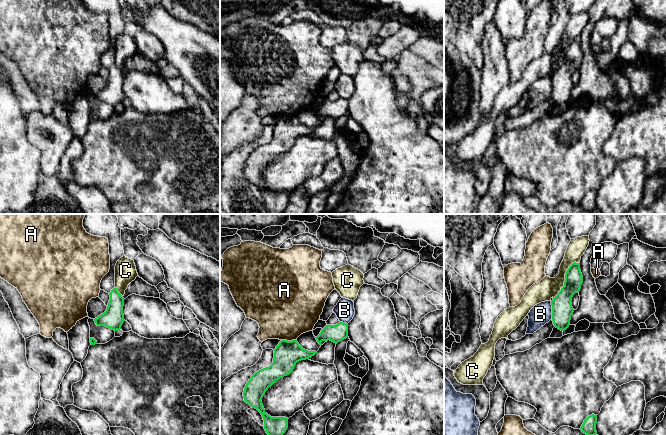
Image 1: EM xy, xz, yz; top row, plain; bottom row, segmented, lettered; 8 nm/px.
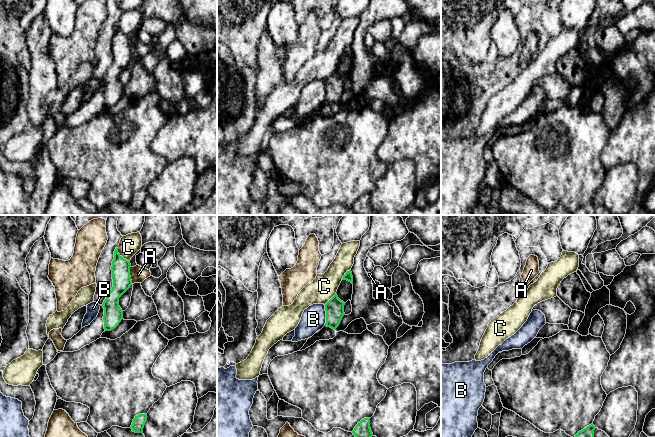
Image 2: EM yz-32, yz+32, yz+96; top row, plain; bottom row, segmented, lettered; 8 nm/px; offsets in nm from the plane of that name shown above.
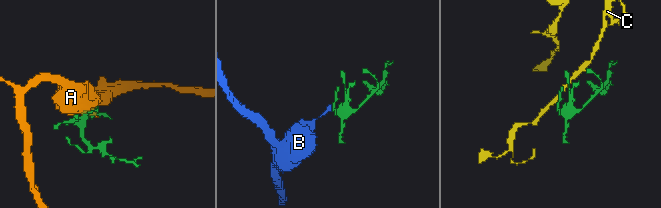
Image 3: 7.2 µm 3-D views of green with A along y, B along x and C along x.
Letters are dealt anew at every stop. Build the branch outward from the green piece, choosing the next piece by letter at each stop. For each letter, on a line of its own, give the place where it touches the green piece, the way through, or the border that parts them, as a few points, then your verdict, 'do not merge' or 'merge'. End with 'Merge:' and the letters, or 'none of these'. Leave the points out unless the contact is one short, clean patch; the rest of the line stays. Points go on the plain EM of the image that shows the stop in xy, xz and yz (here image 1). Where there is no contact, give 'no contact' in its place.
A: xz (289, 117) | do not merge
B: yz (552, 86) | along yz (550, 77), (552, 94) | do not merge
C: yz (565, 53) | do not merge
Merge: none of these

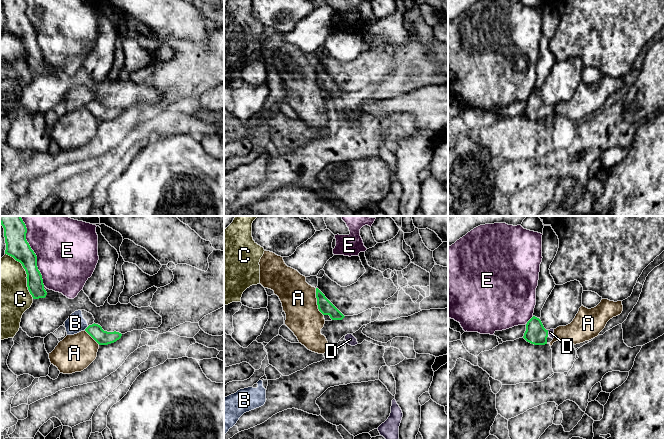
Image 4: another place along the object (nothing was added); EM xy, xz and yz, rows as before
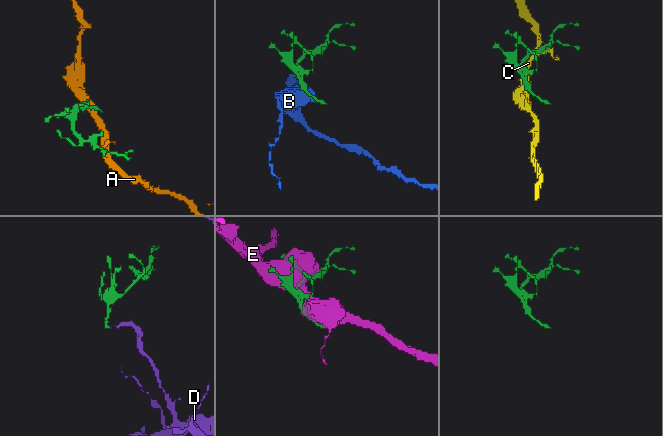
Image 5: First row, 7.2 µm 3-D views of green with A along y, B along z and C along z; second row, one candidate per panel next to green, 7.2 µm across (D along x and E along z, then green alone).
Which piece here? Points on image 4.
A: xz (317, 78) | do not merge
B: xy (87, 103) | along xy (88, 102), (84, 105) | do not merge
C: xy (26, 49) | do not merge
D: yz (547, 109) | across yz (535, 109), (547, 109), (550, 108) | merge
E: xy (35, 31) | do not merge
Merge: D

